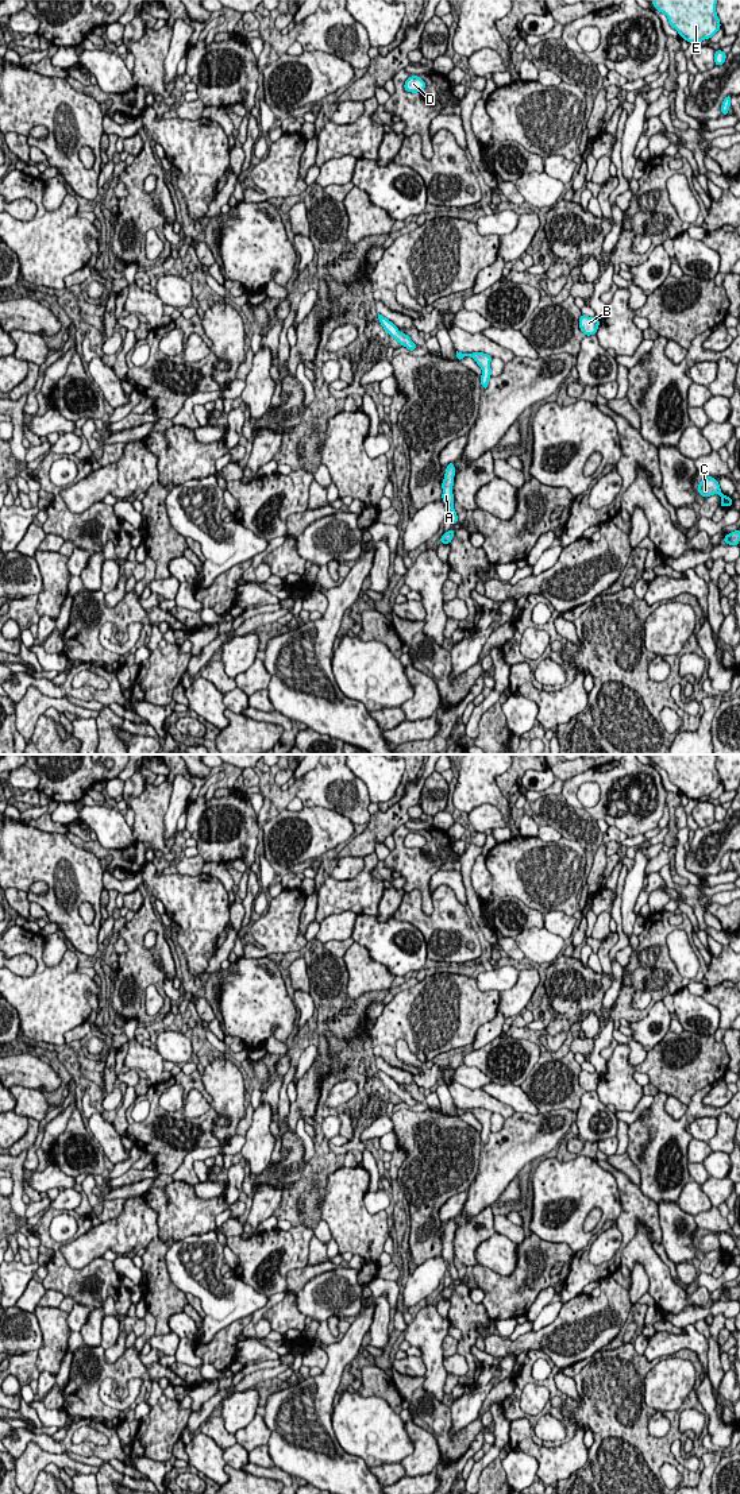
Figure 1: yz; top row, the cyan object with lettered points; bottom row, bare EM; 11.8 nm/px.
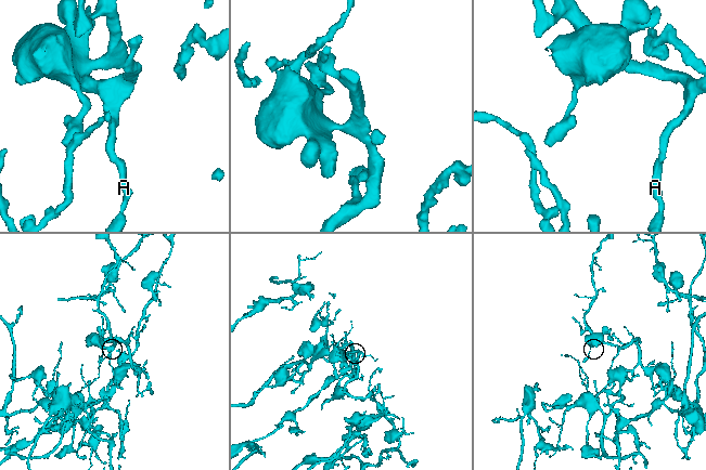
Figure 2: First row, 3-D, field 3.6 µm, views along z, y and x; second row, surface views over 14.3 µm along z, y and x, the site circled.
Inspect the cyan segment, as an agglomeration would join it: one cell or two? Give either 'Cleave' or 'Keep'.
Keep

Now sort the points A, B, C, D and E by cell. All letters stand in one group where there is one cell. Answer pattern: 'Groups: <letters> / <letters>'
Groups: A B C D E

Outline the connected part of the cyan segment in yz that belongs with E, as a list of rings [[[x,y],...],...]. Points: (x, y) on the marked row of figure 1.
[[[652,0],[651,3],[667,16],[670,26],[689,43],[698,45],[710,39],[721,27],[716,12],[717,0]]]

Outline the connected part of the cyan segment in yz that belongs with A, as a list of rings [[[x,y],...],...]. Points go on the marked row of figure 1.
[[[454,462],[447,464],[444,479],[442,482],[442,499],[448,507],[450,521],[455,525],[458,524],[458,514],[454,510],[454,494],[452,494],[452,486],[454,486],[454,476],[455,476],[455,466]]]

